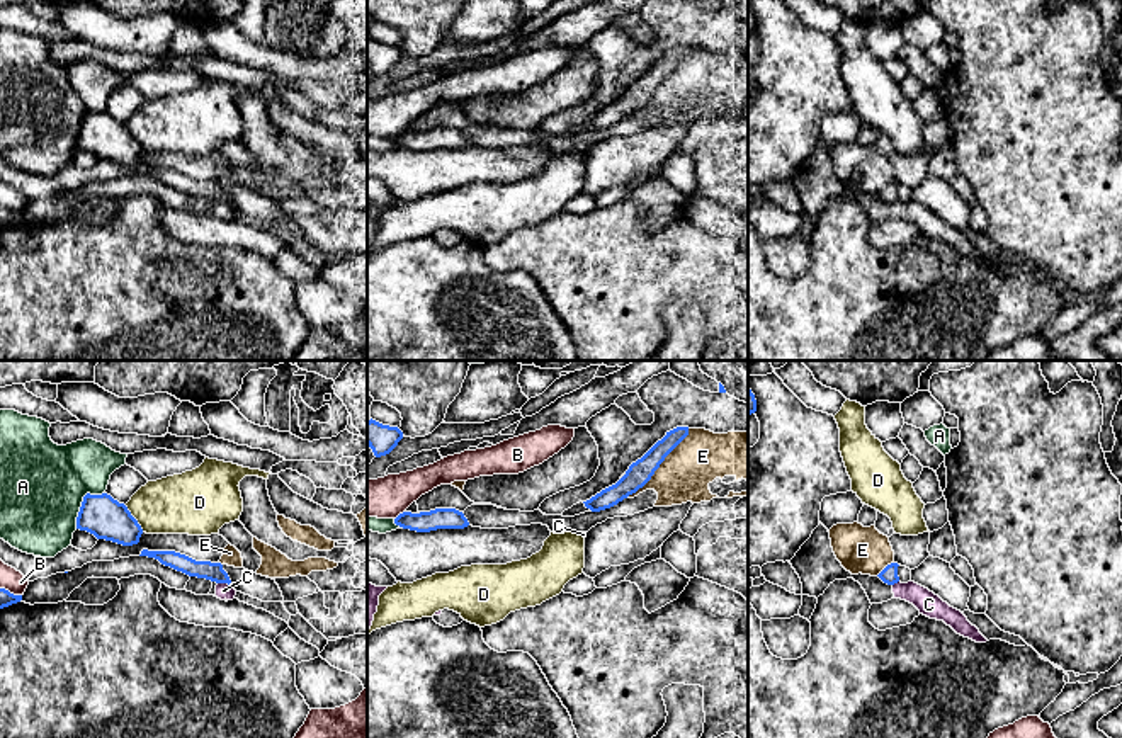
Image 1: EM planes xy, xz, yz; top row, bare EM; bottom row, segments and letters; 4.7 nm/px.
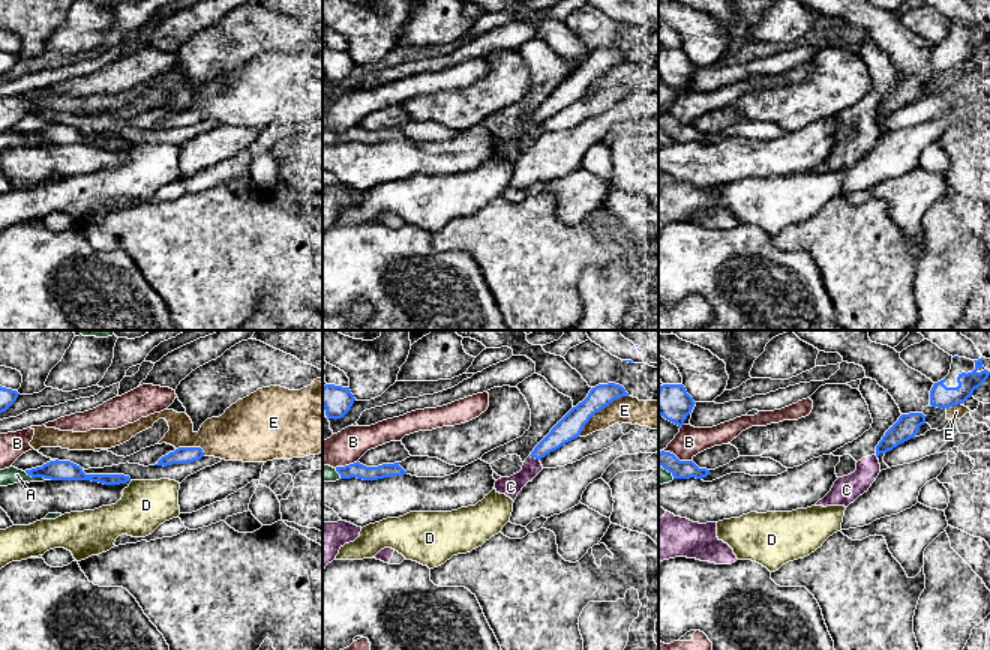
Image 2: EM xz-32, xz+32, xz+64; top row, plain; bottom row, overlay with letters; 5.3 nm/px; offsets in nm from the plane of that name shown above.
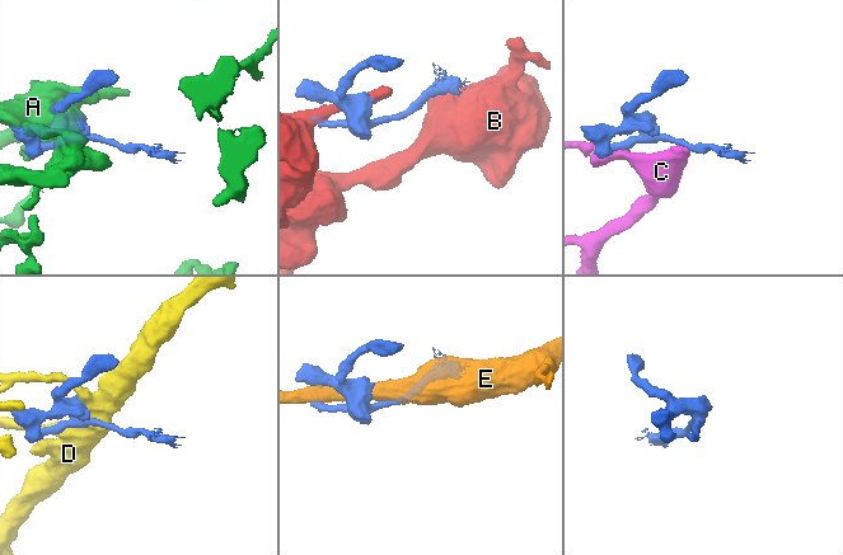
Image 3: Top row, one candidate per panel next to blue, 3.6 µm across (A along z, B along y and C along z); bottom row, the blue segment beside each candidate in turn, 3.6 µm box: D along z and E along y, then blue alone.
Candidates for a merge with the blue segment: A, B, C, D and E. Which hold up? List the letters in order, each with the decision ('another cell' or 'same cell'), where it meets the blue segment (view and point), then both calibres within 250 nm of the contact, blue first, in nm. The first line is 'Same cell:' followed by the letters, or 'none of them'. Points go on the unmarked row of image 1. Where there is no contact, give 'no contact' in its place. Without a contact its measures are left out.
Same cell: none of them
A: another cell | xy (82, 121) | 200/400 nm
B: another cell | xz (400, 133) | 100/200 nm
C: another cell | xy (225, 201) | 90/80 nm
D: another cell | xy (135, 138) | 200/280 nm
E: another cell | xz (658, 85) | 110/240 nm

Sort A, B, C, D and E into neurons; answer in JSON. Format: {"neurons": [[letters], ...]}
{"neurons": [["A"], ["B"], ["C"], ["D"], ["E"]]}

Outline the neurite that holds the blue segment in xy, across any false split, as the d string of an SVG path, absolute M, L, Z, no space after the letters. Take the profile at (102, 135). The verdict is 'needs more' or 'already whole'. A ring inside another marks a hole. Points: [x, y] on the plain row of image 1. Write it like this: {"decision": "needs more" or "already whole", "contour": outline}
{"decision": "already whole", "contour": "M87 112L83 116L76 136L76 148L87 150L97 158L112 160L122 165L138 163L143 153L141 145L131 134L128 126L107 112Z"}

